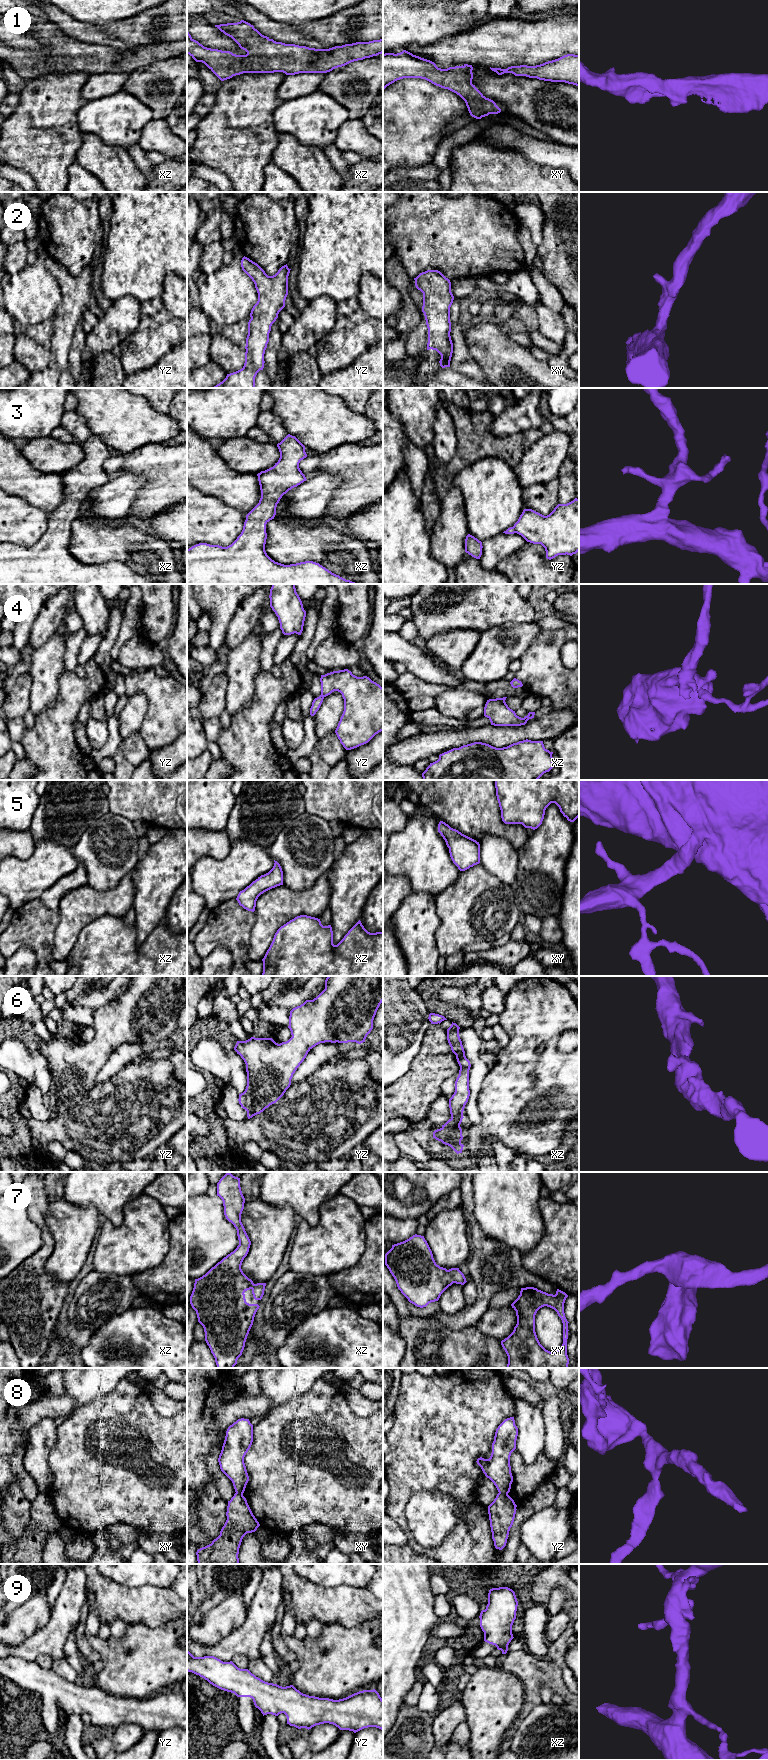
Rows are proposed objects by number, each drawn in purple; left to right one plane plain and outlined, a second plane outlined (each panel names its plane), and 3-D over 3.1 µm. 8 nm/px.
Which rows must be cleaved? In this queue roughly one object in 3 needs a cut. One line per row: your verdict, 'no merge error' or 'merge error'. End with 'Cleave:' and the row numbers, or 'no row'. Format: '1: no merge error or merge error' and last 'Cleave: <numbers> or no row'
1: no merge error
2: no merge error
3: no merge error
4: merge error
5: no merge error
6: no merge error
7: no merge error
8: merge error
9: no merge error
Cleave: 4, 8

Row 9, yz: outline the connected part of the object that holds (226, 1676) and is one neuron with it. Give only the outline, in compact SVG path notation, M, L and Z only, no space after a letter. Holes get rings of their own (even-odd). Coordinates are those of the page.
M188 1650L187 1671L199 1675L221 1690L234 1693L237 1697L252 1698L255 1707L263 1716L267 1714L278 1716L284 1713L287 1724L298 1729L309 1730L316 1725L329 1723L340 1730L349 1730L354 1733L368 1727L383 1730L383 1699L375 1689L359 1691L339 1700L309 1696L301 1693L293 1685L282 1687L265 1682L248 1669L238 1668L232 1661L223 1662L214 1656L194 1657Z

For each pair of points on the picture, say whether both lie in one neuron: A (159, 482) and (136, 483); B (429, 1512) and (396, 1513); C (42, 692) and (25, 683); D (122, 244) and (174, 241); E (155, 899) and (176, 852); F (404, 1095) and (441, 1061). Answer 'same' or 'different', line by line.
A: different
B: different
C: different
D: same
E: same
F: same

